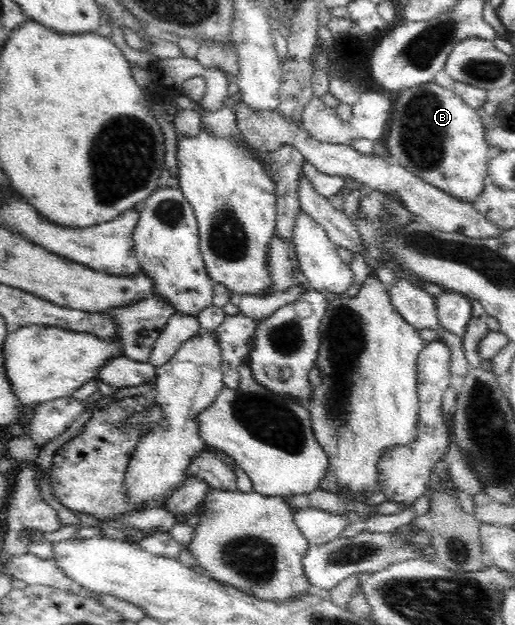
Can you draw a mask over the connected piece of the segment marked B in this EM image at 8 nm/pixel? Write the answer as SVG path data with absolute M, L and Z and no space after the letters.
M430 82L403 91L390 113L391 127L387 149L391 162L397 162L425 183L469 203L475 203L485 187L491 159L482 113L467 105L457 93Z

